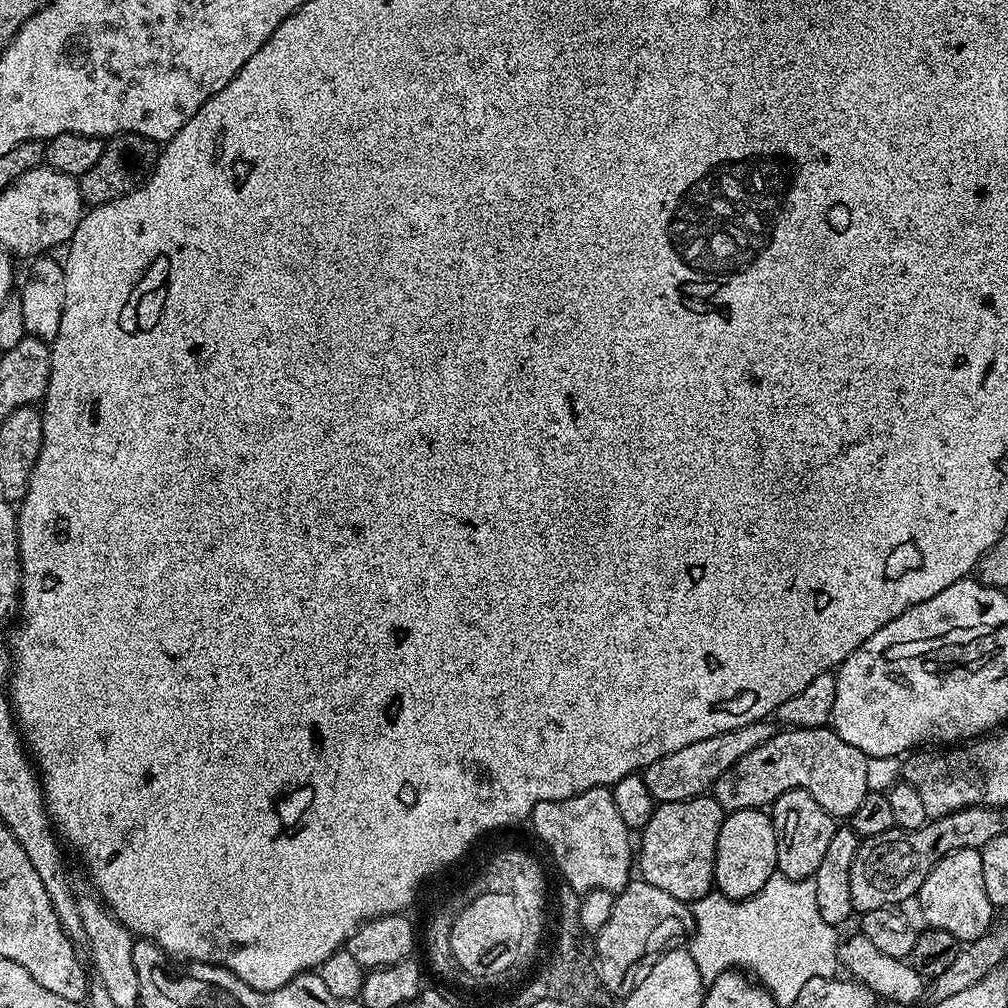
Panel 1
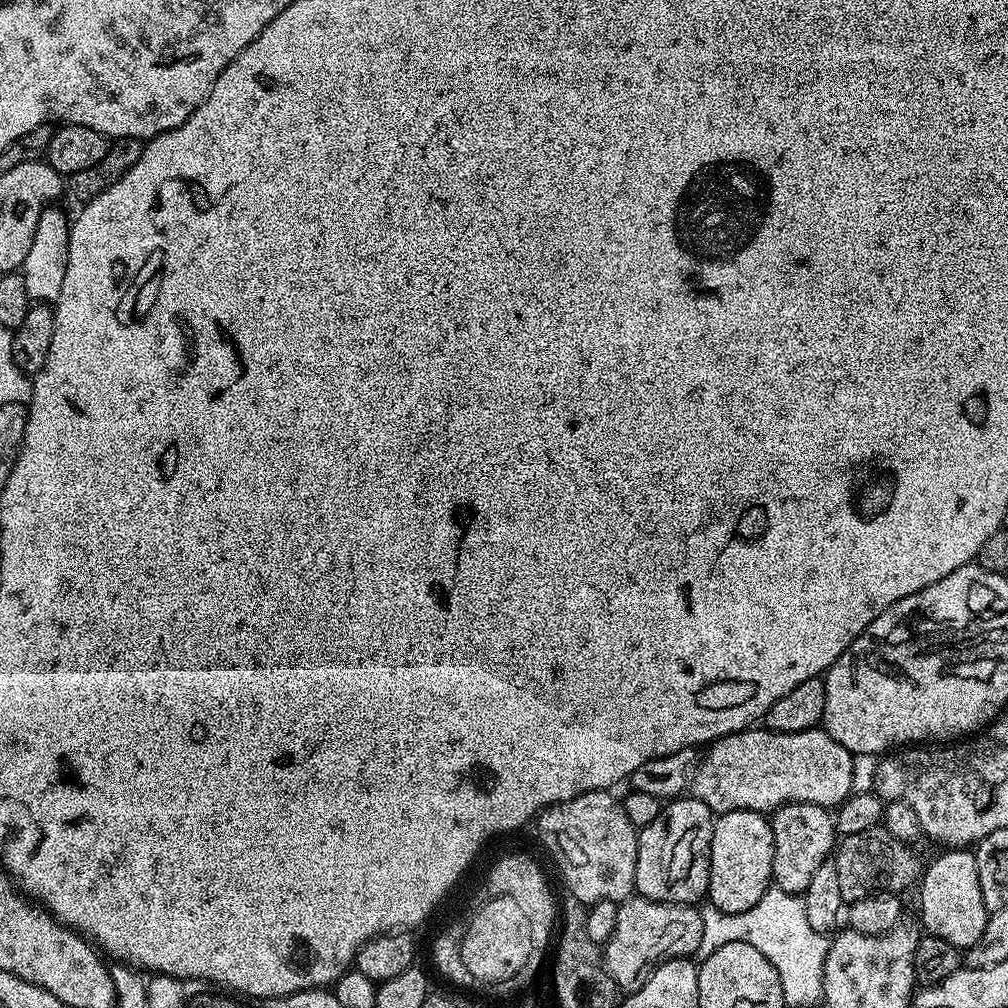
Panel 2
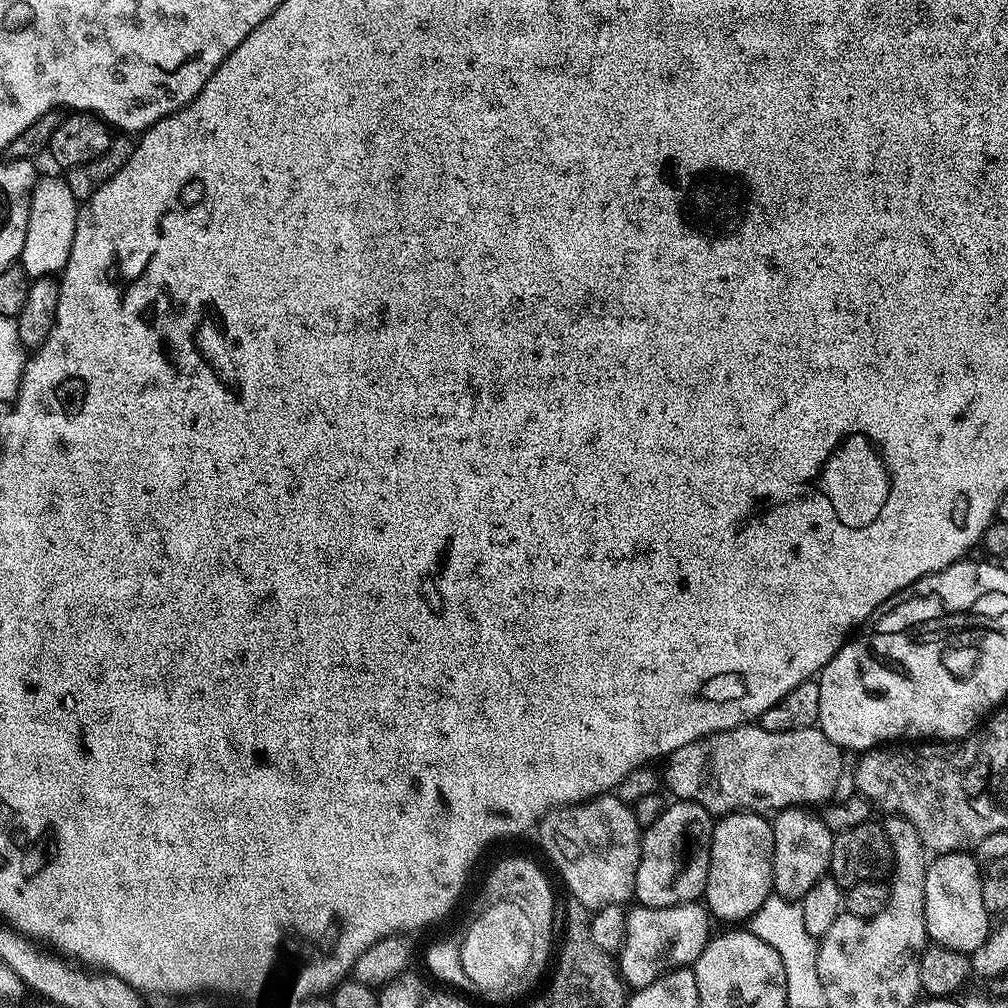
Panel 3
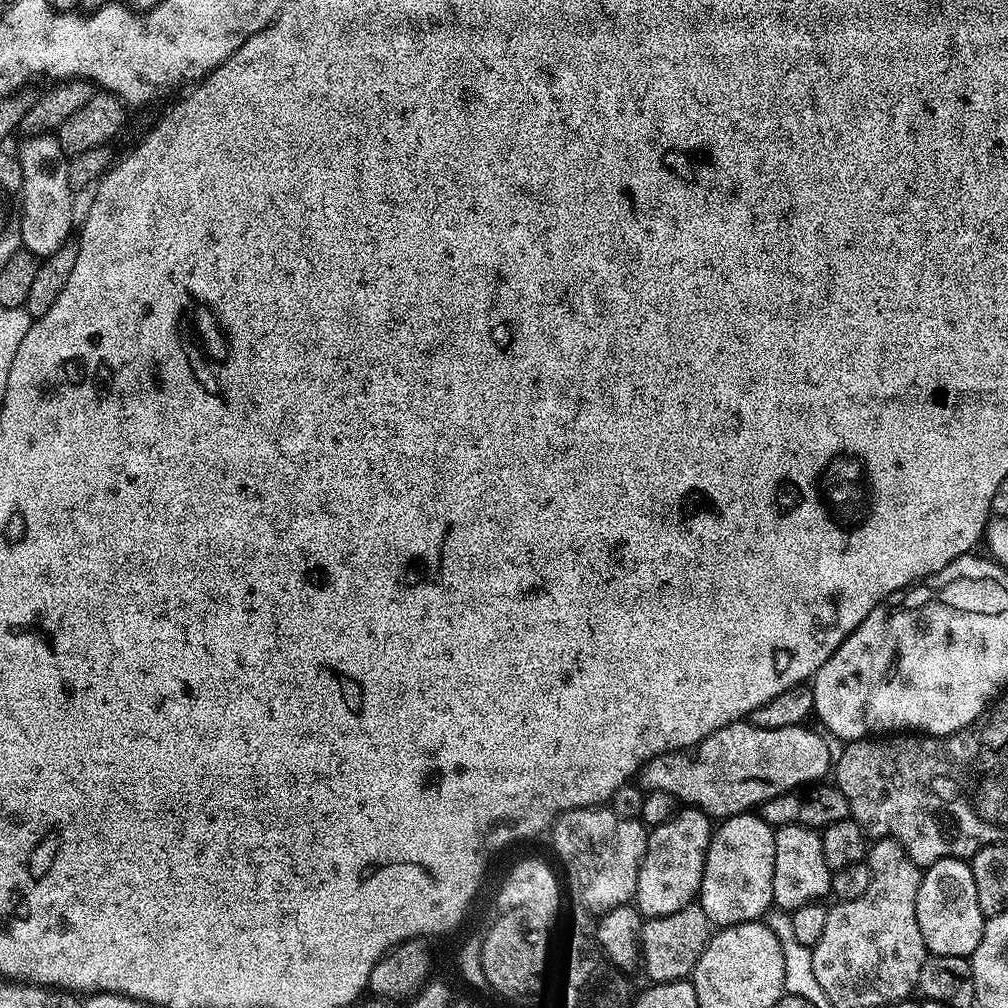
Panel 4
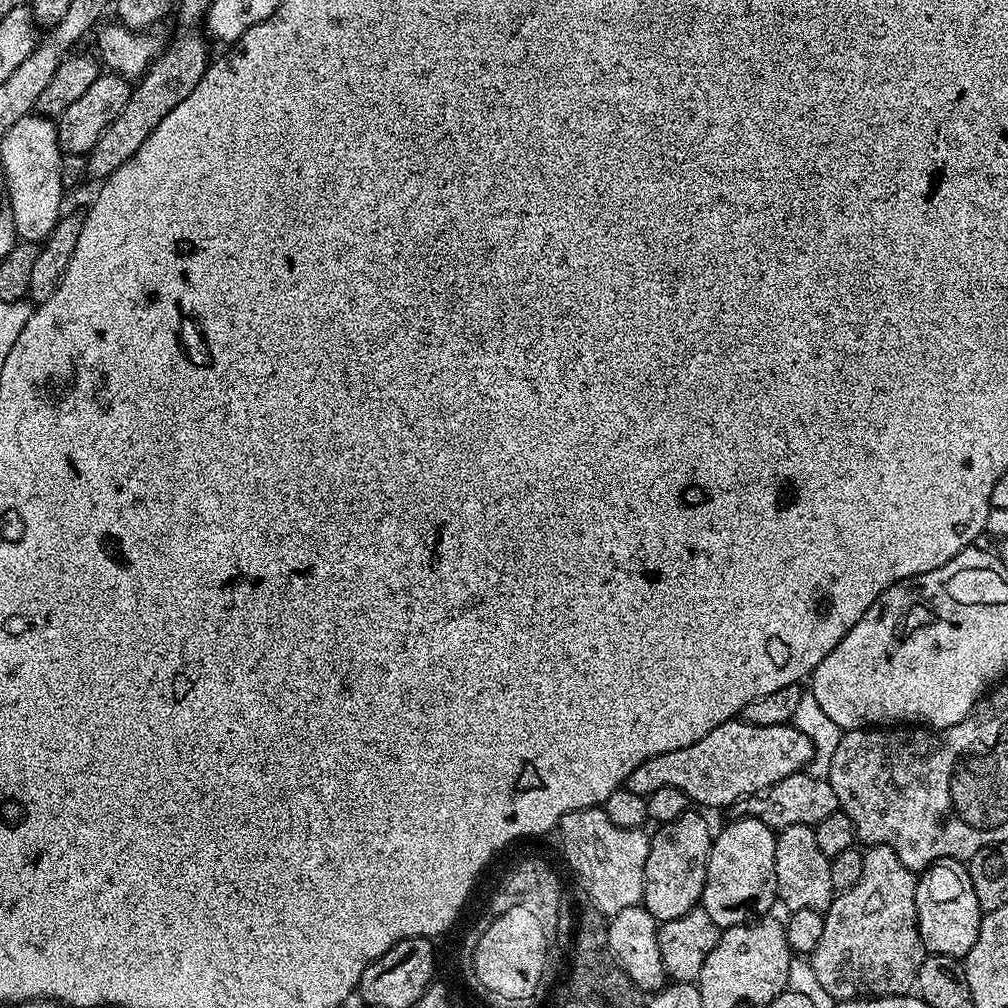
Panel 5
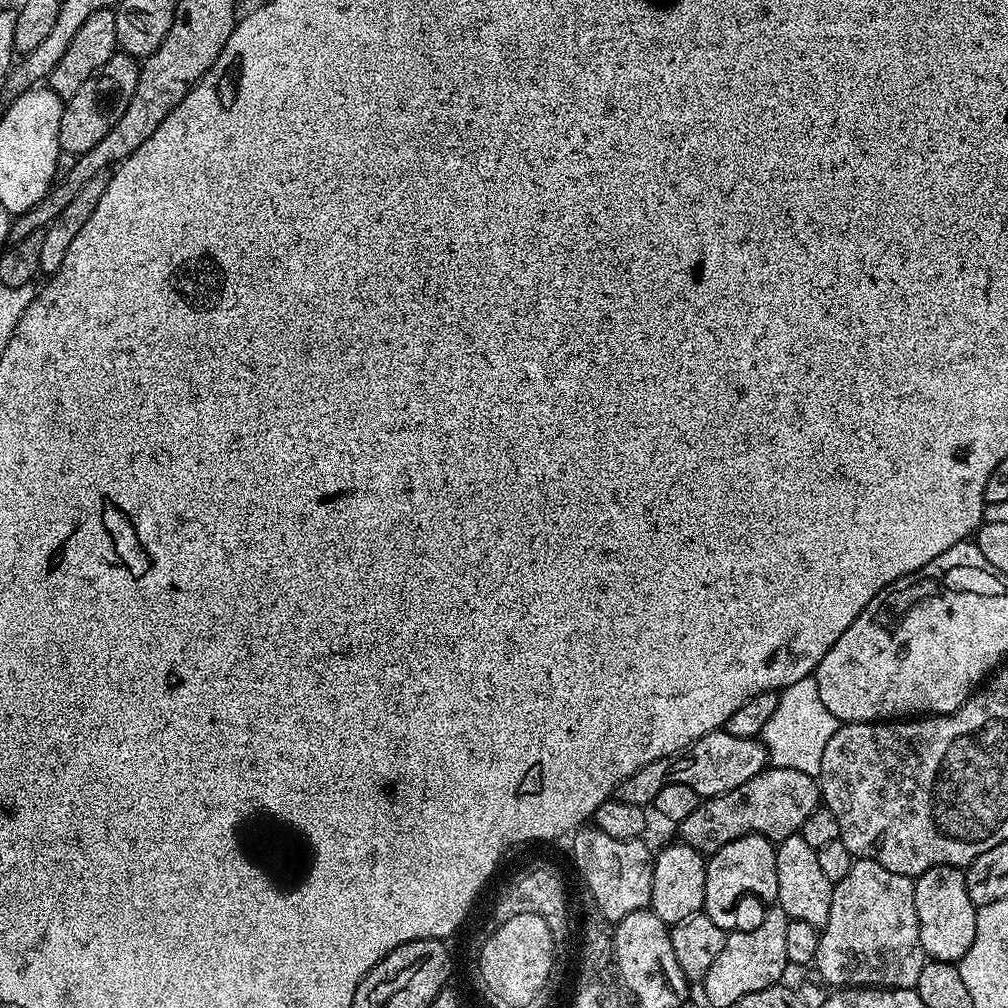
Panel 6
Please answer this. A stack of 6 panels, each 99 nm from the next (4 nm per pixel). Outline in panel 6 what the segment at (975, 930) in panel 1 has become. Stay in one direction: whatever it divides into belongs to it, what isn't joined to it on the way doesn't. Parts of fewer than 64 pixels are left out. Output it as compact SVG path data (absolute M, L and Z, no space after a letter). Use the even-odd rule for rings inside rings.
M939 864L915 877L914 902L918 910L920 941L925 957L958 962L966 950L970 950L970 942L974 942L977 907L974 902L970 902L970 894L966 890L967 881L967 875L951 864Z

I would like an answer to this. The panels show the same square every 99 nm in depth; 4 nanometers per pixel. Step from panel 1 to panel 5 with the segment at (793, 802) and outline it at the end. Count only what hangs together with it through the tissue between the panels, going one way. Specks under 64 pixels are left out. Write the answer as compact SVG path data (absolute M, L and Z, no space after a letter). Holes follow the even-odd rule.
M813 825L786 826L776 832L774 874L776 895L779 903L781 905L784 903L788 912L814 910L825 913L828 911L834 895L830 882L830 857L822 854L822 850L818 847L816 829Z

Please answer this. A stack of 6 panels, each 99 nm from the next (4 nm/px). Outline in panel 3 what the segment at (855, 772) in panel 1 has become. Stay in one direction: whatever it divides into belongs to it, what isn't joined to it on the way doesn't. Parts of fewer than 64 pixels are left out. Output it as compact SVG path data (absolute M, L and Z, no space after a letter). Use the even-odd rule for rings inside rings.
M756 722L739 724L737 728L704 735L701 740L667 753L664 772L662 768L662 784L673 792L676 800L693 800L716 818L730 812L772 814L782 808L820 806L831 801L844 776L844 756L842 749L830 742L830 738L826 738L826 734L816 726L772 733Z

